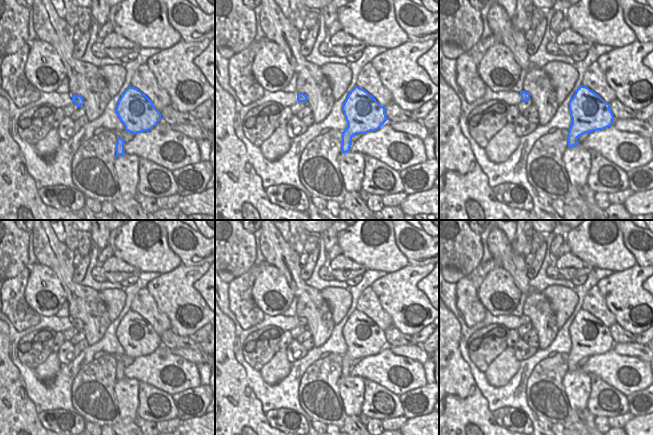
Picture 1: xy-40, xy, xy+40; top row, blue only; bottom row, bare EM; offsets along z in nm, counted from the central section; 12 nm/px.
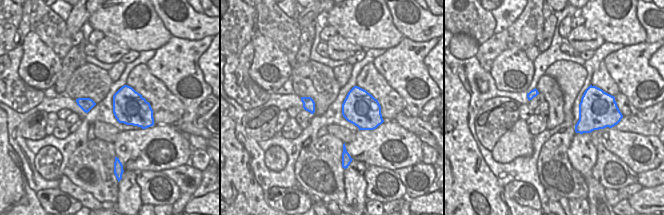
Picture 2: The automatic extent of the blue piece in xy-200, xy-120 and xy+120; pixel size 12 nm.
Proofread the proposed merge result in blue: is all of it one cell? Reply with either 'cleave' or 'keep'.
keep

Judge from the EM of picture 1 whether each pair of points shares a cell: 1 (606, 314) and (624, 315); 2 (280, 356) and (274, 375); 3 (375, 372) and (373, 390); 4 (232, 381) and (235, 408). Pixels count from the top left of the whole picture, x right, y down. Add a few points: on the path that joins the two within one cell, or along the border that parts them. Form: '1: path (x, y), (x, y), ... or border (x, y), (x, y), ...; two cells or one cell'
1: border (601, 294), (607, 308), (613, 314), (616, 321); two cells
2: path (279, 361), (279, 366), (276, 370); one cell
3: border (364, 378), (368, 378), (395, 393); two cells
4: path (232, 388), (232, 393), (239, 401); one cell

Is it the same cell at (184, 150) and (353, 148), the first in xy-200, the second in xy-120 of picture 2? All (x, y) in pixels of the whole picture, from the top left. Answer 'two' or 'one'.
one

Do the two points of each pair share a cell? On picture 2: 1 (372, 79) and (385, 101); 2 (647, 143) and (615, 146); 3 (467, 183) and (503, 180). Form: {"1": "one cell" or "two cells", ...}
{"1": "one cell", "2": "one cell", "3": "two cells"}

